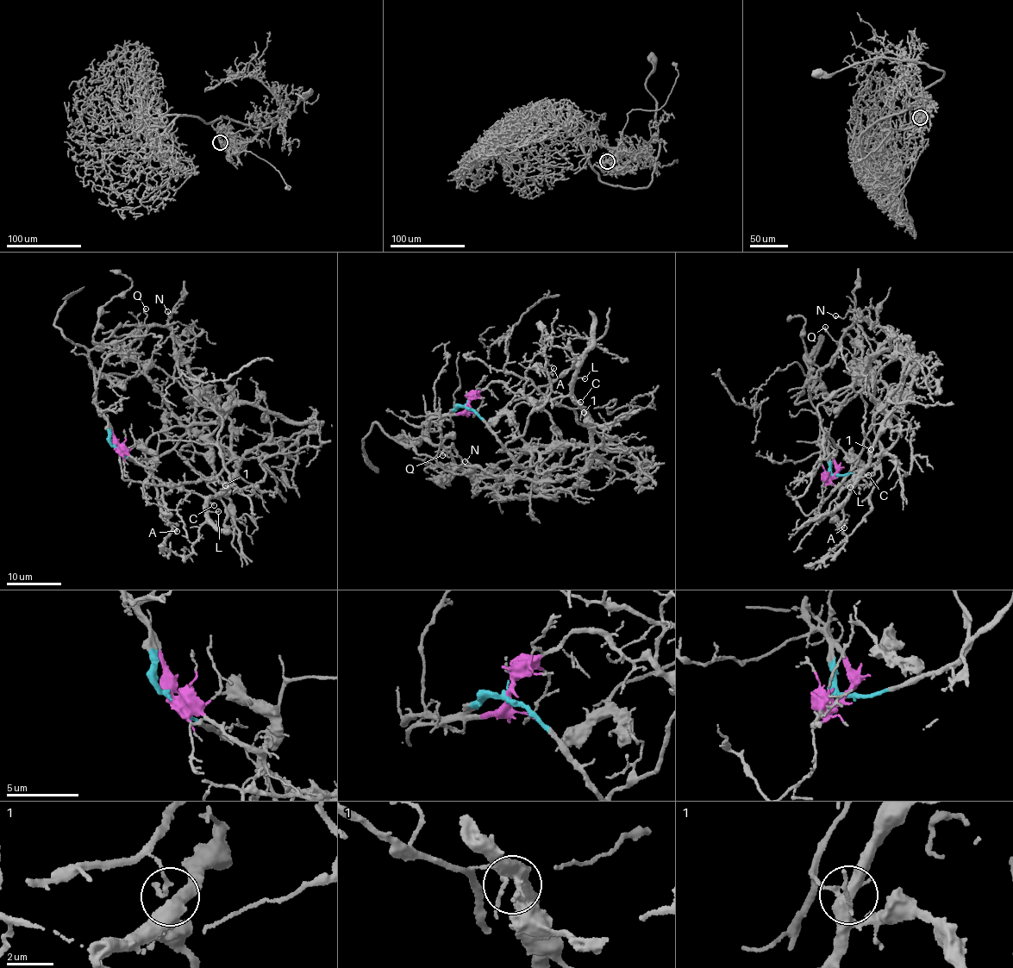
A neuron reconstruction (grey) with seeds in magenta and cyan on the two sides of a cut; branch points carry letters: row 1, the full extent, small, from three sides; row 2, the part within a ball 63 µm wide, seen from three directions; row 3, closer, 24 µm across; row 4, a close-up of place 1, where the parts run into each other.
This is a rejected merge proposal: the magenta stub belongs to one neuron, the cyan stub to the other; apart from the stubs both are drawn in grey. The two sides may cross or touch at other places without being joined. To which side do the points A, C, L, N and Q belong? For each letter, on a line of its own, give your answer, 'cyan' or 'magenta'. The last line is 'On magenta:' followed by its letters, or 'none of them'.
A: magenta
C: magenta
L: magenta
N: magenta
Q: magenta
On magenta: A, C, L, N, Q

